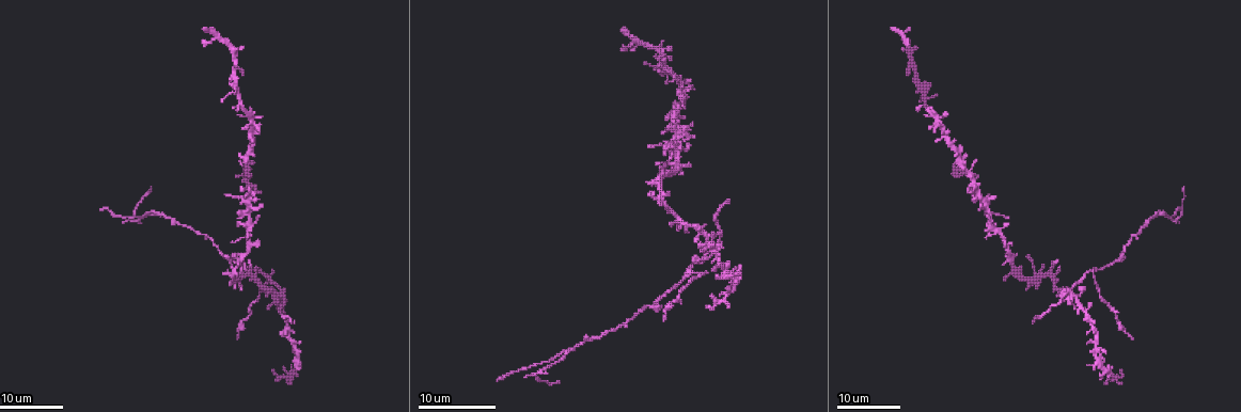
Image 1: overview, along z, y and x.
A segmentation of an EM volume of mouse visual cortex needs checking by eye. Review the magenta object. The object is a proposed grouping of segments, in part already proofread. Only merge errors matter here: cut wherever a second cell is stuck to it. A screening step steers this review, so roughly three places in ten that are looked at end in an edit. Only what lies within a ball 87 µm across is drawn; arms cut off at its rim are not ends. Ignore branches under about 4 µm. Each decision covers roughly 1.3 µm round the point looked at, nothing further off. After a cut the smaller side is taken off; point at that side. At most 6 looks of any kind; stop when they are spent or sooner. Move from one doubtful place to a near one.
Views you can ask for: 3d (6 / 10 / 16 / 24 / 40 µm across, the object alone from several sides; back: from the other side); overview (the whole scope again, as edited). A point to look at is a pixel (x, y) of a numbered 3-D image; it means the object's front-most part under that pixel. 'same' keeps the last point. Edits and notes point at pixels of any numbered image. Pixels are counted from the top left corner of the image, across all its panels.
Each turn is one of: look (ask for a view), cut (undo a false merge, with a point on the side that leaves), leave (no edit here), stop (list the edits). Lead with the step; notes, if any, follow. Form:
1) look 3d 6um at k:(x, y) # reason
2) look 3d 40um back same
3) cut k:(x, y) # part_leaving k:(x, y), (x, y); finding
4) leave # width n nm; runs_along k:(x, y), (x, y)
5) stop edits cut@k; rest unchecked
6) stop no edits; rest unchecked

look 3d 16um at 1:(1093, 278) # sharp bend

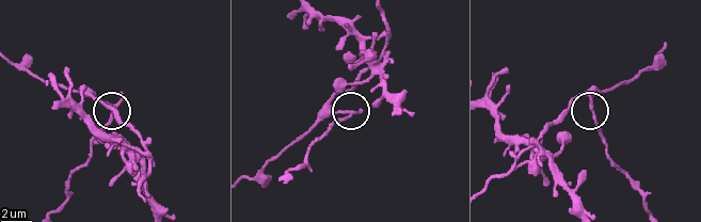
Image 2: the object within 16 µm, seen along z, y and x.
look 3d 10um at 2:(353, 112) # closer look

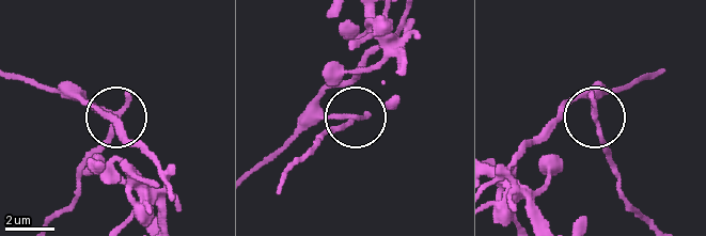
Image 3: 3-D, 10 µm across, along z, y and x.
cut 3:(100, 143) # arms 3; part_leaving 3:(354, 115), (322, 137), (284, 173); two cells meet here

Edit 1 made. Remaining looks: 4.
look overview

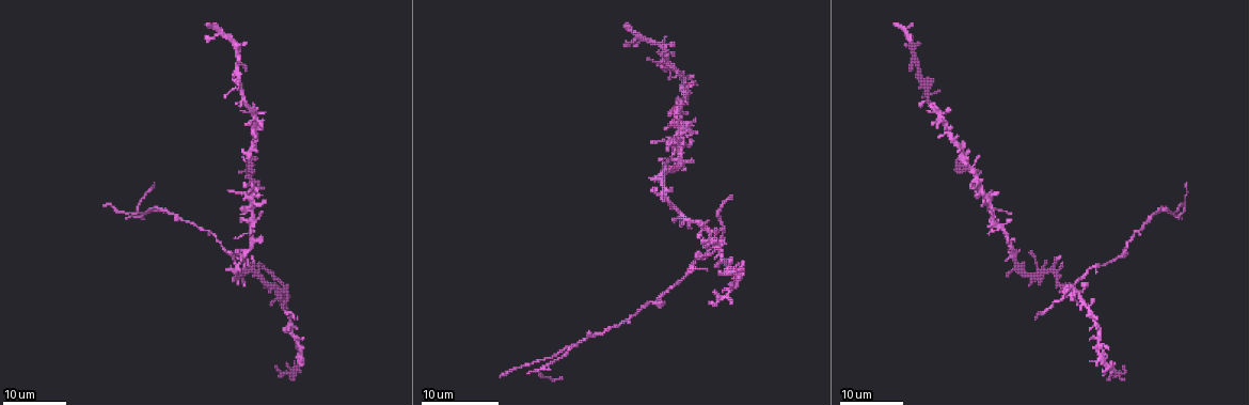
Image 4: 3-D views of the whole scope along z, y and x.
look 3d 24um at 4:(193, 223) # calibre changes

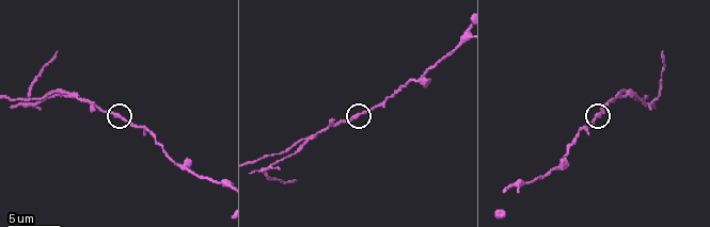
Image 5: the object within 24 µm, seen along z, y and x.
look 3d 10um at 5:(123, 118) # zoom in

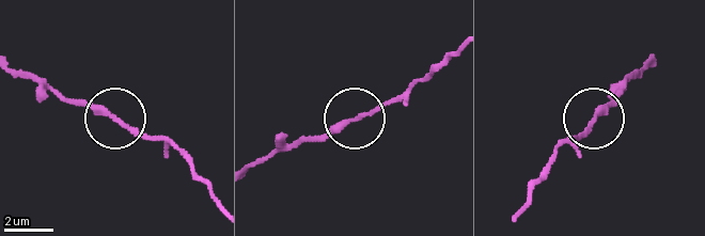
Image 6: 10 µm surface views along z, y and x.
leave # width 210 nm; one cell here

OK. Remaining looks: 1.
stop edits cut@3; rest unchecked

